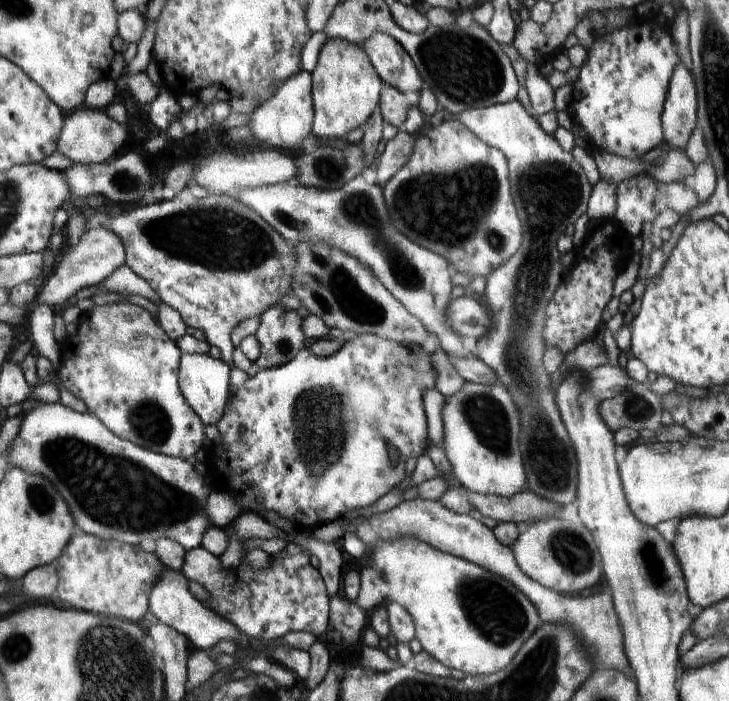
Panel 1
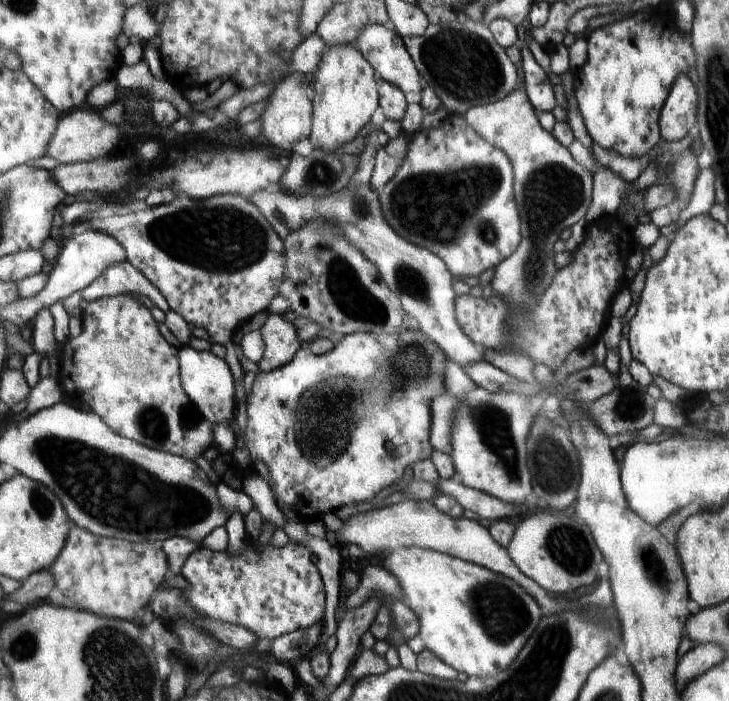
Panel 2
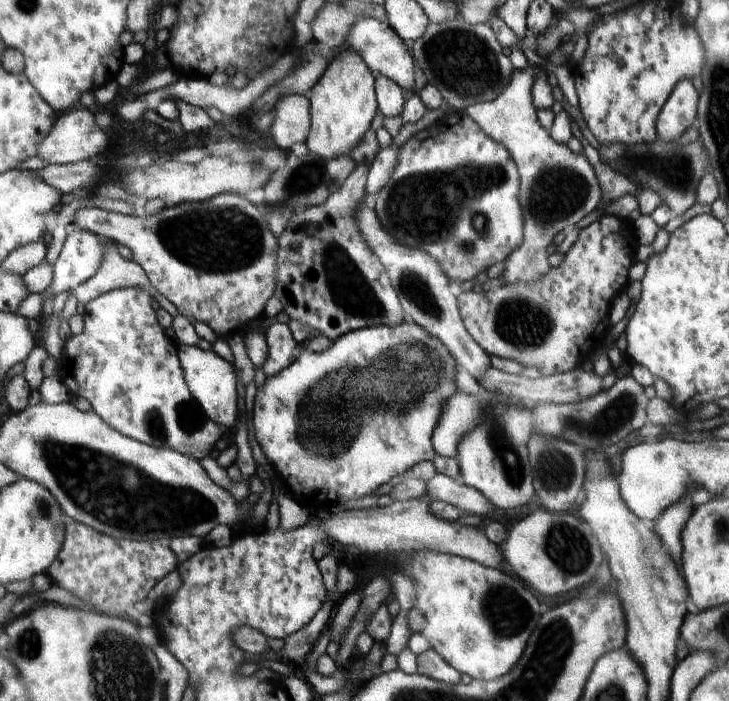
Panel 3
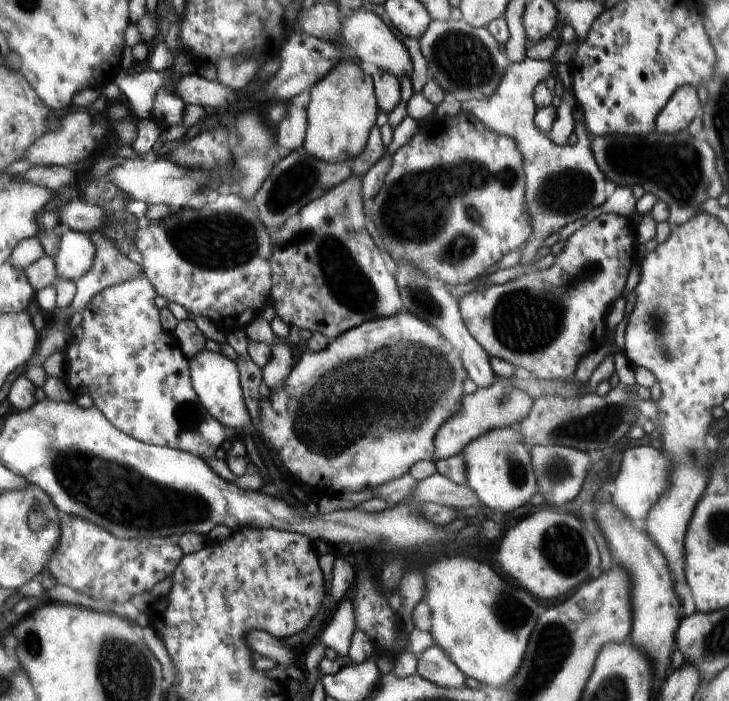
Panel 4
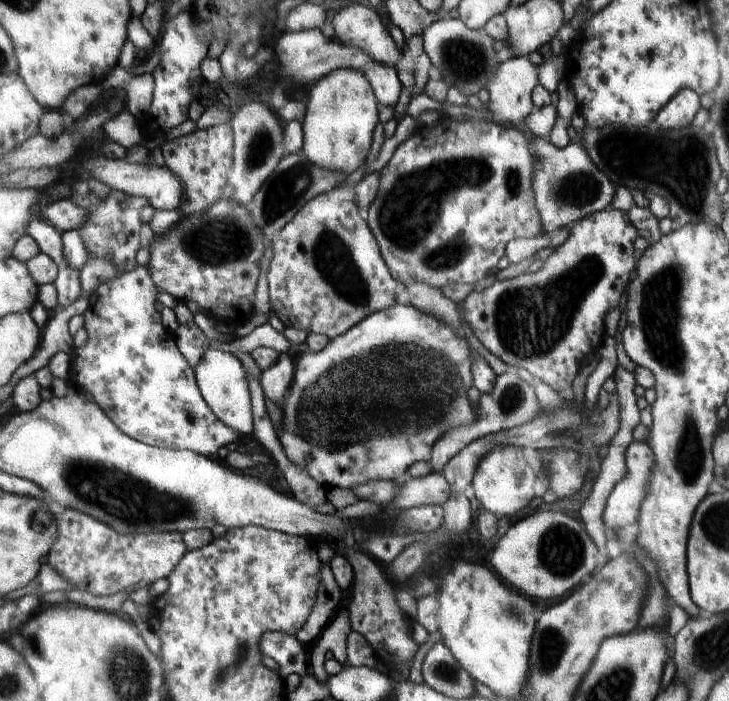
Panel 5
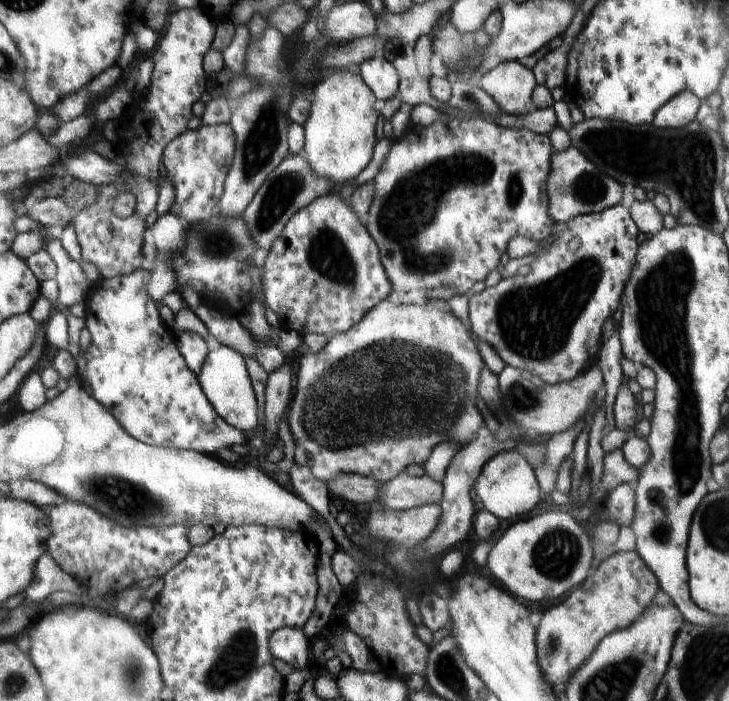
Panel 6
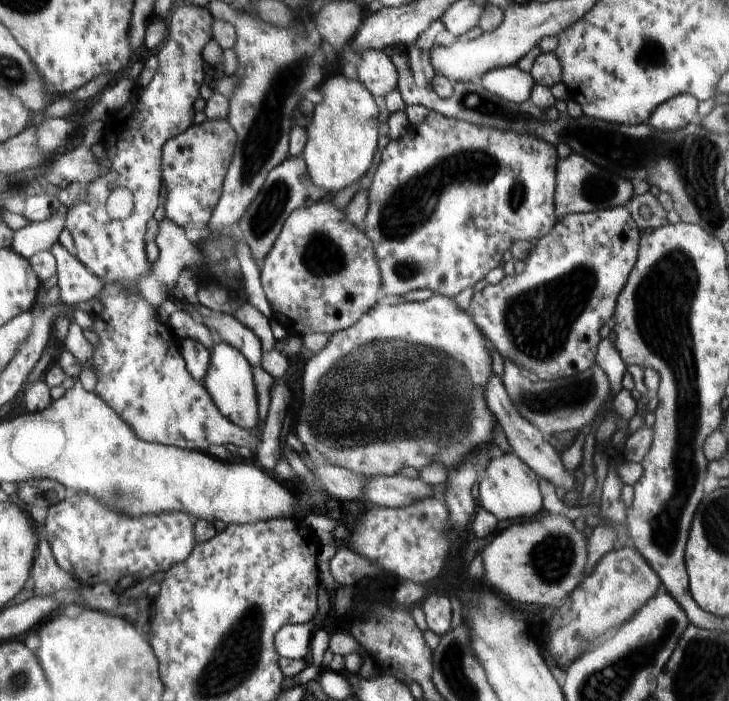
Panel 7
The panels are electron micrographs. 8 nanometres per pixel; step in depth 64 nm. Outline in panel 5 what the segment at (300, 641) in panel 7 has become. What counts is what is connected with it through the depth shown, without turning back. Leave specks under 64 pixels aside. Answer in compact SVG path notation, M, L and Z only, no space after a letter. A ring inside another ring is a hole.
M266 632L260 640L260 652L270 656L280 667L282 676L306 674L307 646L286 632Z

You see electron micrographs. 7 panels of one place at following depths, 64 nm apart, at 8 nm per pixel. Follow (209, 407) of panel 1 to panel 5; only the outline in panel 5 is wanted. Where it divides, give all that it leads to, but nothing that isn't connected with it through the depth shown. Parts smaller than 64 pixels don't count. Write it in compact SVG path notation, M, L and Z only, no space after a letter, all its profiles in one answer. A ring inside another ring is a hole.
M208 348L204 352L204 356L200 358L200 362L196 362L196 366L193 366L193 369L194 376L197 377L198 390L205 397L210 410L225 425L230 424L230 428L233 428L236 432L243 432L251 436L252 430L254 430L252 428L252 424L254 424L252 398L250 398L250 390L248 390L246 370L242 368L240 360L231 352Z

